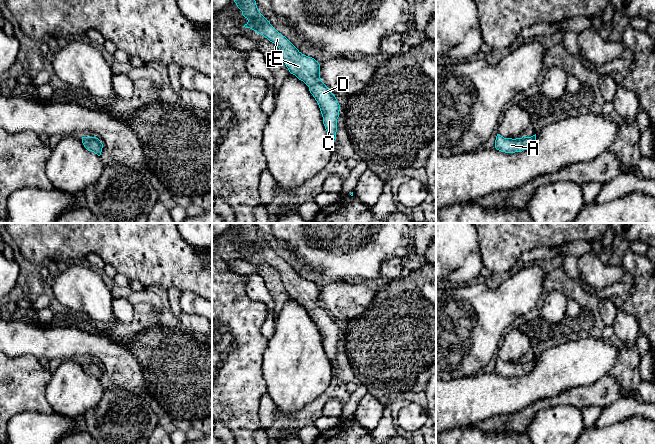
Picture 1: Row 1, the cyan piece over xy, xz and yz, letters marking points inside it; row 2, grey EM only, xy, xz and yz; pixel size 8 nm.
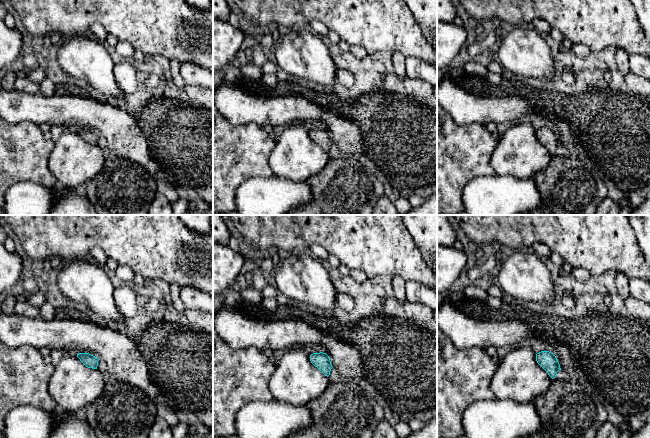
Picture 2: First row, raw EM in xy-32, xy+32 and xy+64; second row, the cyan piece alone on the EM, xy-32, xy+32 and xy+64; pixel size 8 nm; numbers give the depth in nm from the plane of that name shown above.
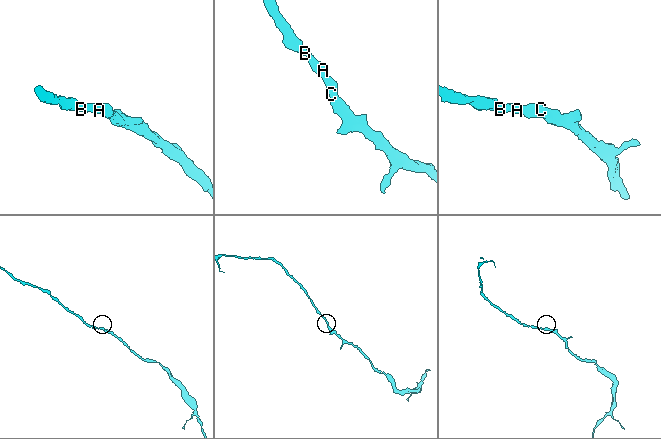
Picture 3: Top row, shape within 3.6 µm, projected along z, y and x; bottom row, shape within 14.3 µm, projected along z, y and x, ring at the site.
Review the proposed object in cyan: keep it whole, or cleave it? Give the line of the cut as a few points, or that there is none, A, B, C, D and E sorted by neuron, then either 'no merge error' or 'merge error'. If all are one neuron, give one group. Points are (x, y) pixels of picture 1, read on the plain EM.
no cut | A B C D E | no merge error

